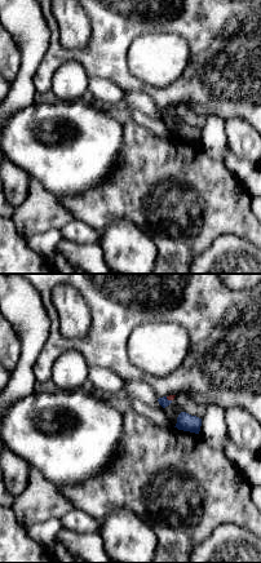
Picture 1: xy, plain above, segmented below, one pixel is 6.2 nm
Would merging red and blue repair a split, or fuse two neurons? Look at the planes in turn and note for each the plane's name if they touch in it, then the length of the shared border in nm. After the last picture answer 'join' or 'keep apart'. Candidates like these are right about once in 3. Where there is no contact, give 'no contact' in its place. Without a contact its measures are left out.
contact in xy; length 50 nm

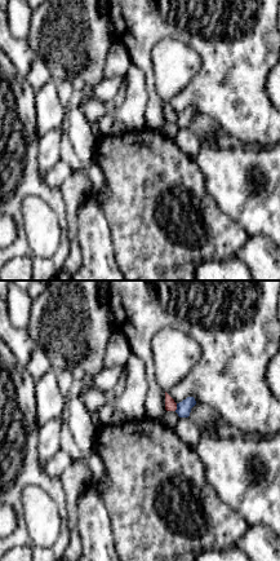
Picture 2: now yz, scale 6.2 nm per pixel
contact in yz; length 50 nm

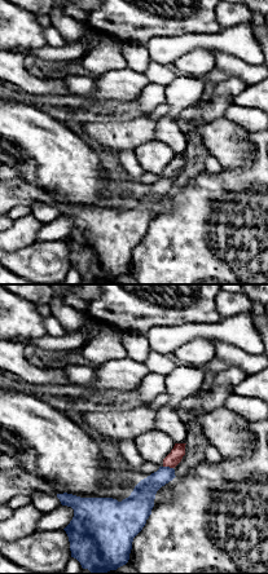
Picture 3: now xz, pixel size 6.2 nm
contact in xz; length 70 nm

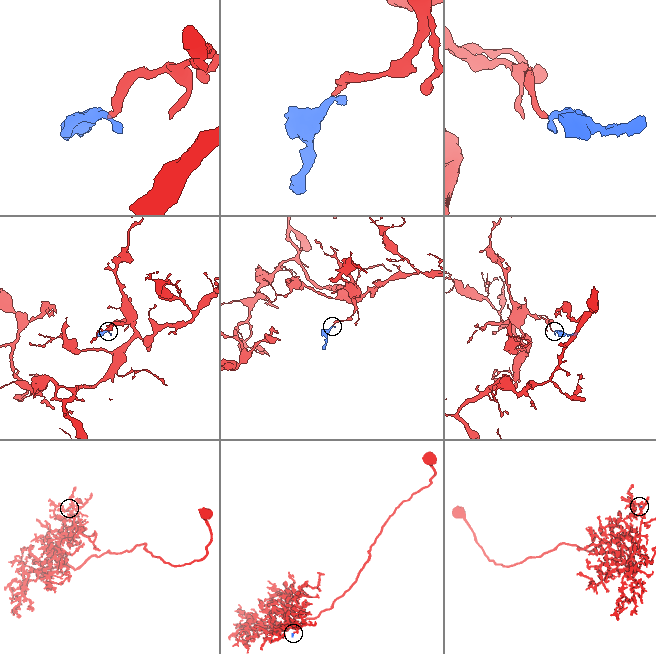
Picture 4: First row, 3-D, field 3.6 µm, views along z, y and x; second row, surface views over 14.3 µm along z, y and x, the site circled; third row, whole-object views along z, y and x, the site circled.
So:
keep apart

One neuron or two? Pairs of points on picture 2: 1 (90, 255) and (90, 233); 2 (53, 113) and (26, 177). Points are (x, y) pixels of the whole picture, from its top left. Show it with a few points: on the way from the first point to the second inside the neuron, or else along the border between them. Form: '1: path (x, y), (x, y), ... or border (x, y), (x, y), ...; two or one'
1: path (90, 250), (90, 238); one
2: border (34, 105), (35, 128), (39, 136); two

